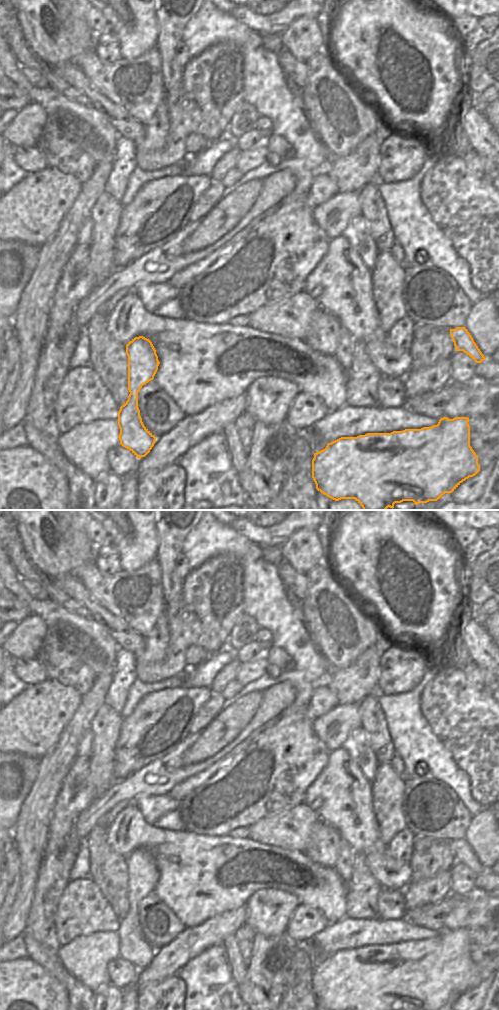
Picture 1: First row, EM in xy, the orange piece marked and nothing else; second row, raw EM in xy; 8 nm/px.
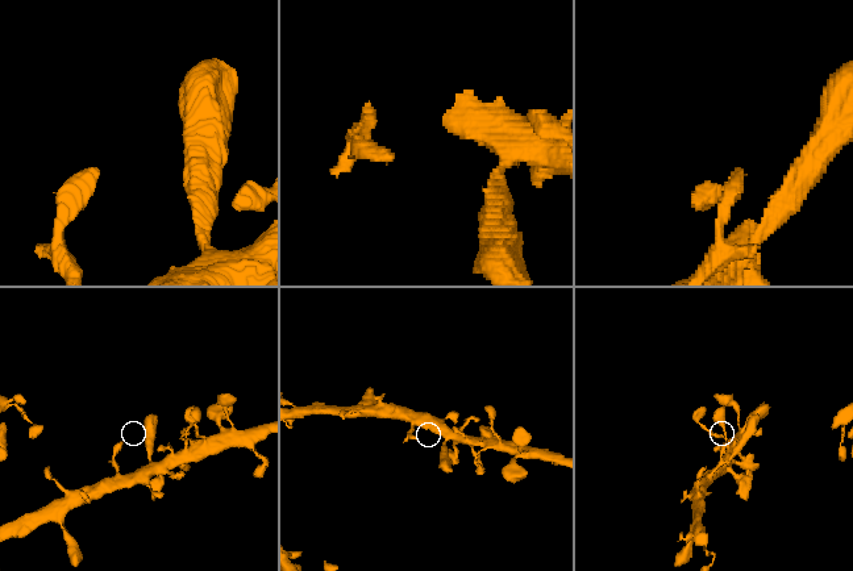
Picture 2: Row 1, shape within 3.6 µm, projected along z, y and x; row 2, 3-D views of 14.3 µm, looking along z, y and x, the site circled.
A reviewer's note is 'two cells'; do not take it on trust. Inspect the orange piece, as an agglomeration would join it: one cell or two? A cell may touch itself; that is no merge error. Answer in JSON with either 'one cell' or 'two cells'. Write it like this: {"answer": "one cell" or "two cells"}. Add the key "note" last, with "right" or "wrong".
{"answer": "one cell", "note": "wrong"}

